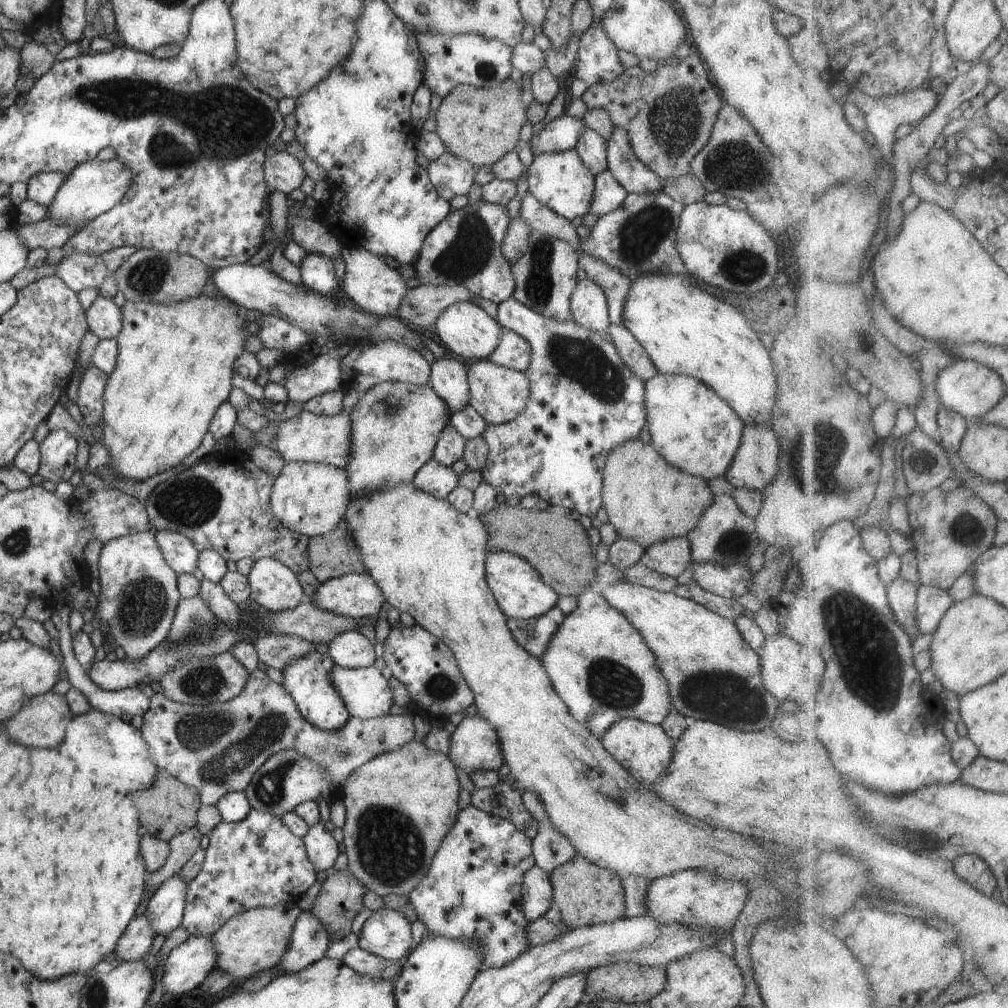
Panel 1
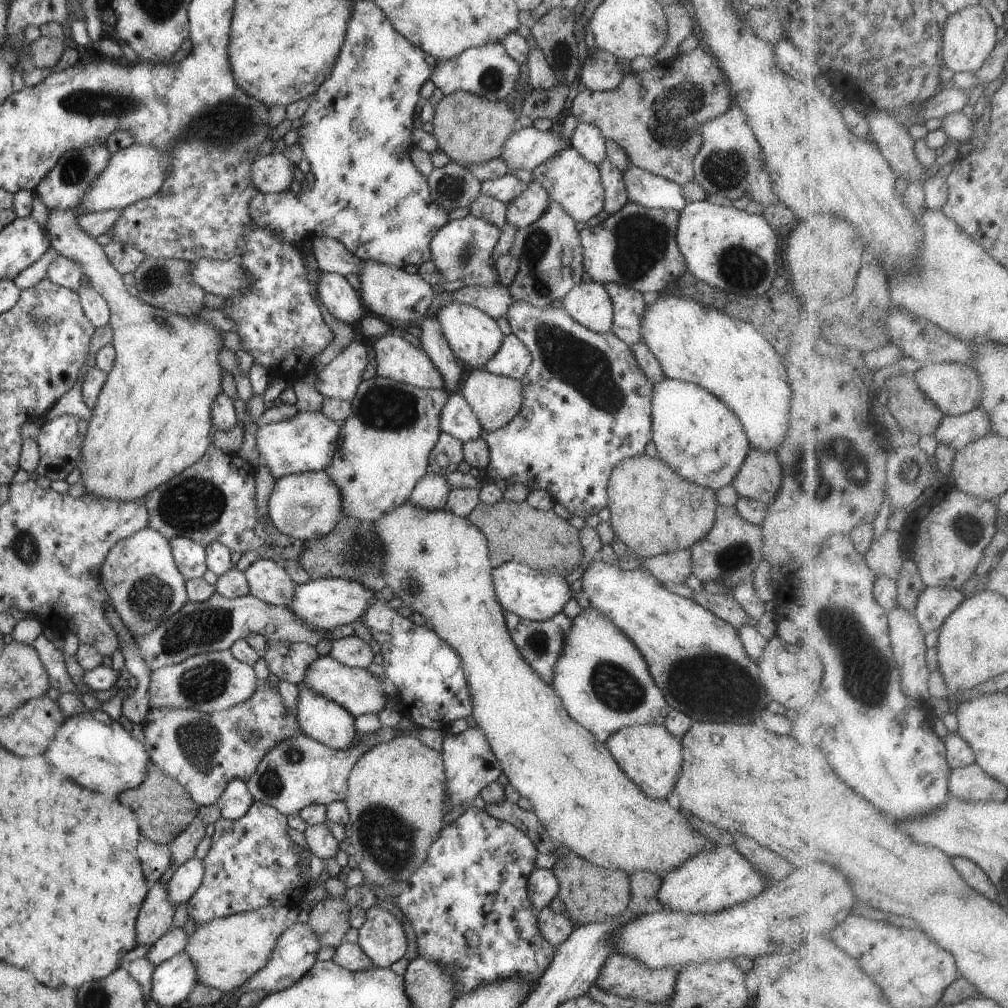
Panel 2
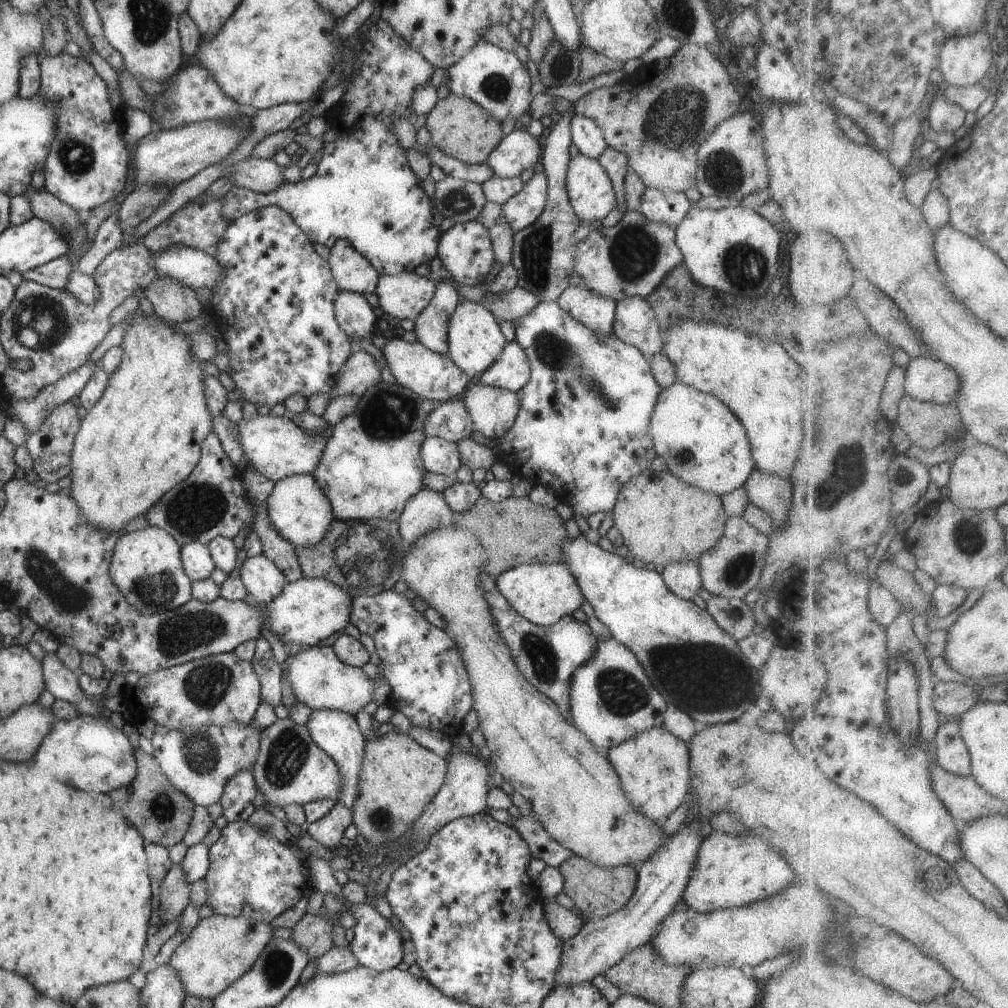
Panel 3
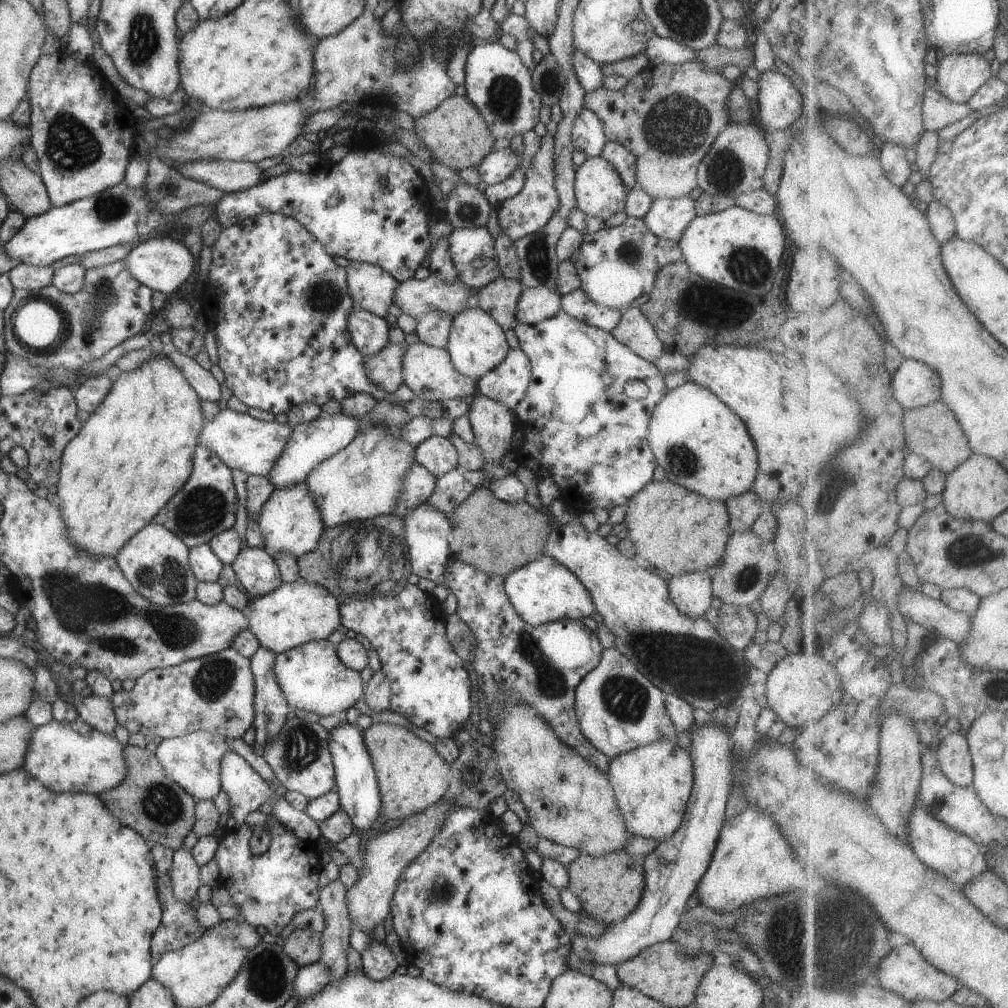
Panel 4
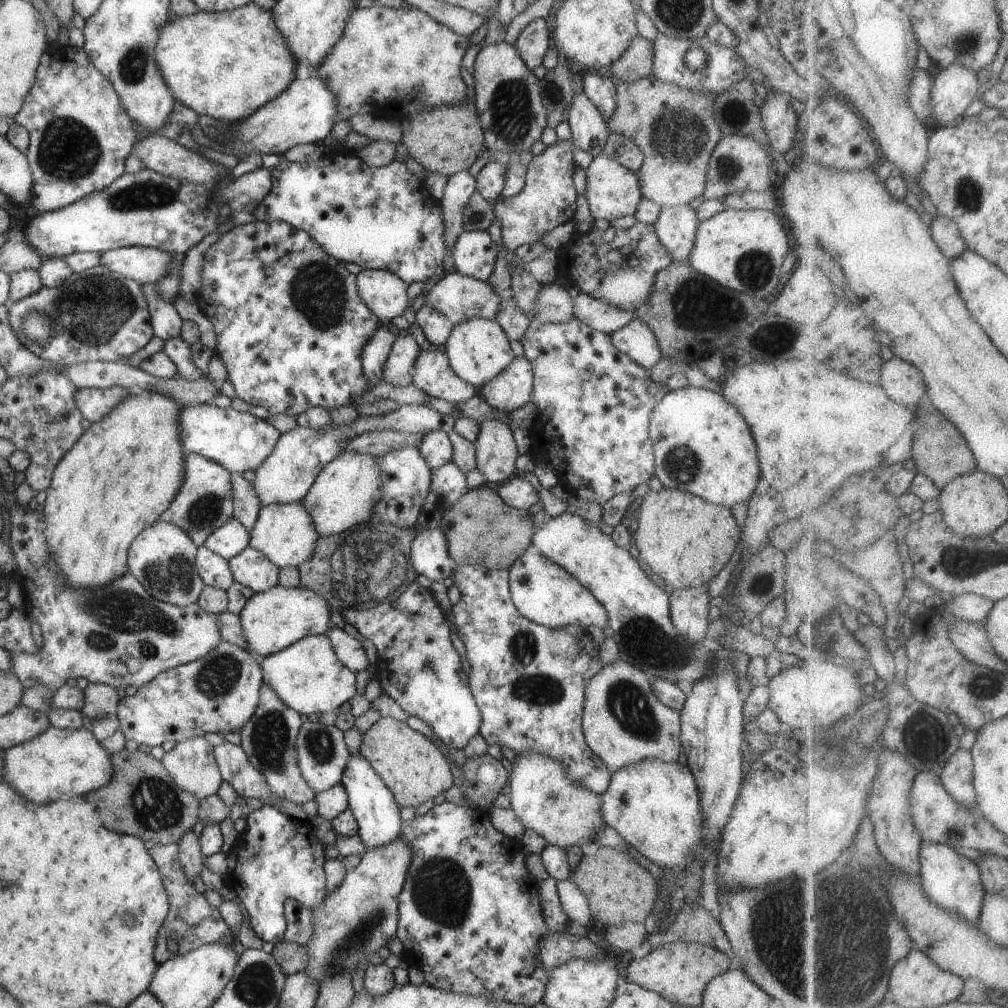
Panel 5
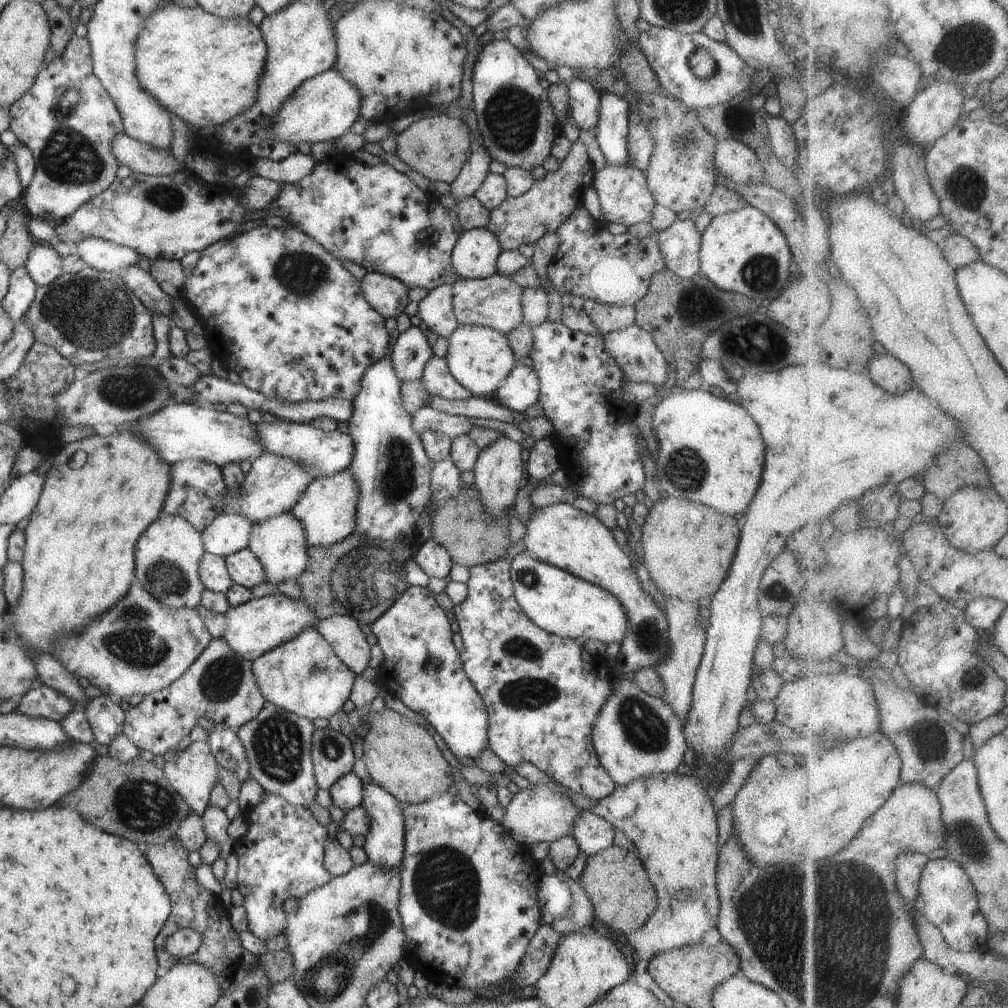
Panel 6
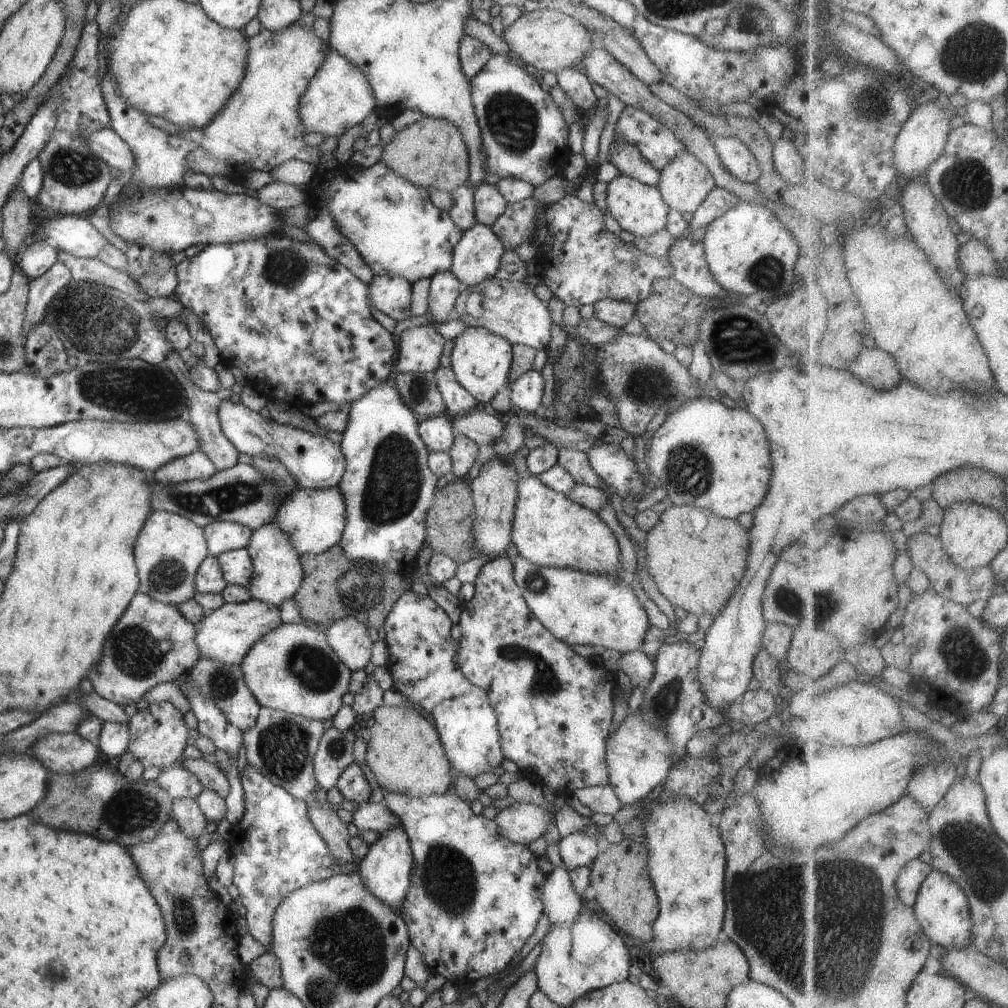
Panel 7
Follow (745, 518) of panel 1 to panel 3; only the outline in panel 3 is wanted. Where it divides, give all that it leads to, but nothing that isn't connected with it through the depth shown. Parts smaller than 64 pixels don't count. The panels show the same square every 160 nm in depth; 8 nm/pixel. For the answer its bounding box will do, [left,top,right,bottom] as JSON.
[698,517,769,599]

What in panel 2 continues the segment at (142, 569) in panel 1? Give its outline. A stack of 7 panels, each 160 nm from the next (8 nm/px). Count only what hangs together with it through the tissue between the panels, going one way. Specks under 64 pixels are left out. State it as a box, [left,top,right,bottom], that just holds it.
[100,527,189,637]

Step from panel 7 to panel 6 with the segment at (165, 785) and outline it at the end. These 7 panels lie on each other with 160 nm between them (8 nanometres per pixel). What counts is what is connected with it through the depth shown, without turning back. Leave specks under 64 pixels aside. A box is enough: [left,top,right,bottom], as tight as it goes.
[162,741,219,818]

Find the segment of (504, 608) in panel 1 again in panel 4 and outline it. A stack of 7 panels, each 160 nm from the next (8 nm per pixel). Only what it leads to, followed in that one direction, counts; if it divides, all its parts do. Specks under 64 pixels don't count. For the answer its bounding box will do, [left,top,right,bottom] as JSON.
[503,554,595,627]

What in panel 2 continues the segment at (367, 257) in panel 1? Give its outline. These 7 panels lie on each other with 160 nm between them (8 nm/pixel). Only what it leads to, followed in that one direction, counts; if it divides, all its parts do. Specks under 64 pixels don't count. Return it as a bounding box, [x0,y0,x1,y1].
[357,261,436,324]

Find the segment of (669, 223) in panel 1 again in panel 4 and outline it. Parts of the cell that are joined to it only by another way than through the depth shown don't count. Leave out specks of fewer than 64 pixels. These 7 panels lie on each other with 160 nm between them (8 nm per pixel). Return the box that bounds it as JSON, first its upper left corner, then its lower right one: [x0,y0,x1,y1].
[569,217,682,311]

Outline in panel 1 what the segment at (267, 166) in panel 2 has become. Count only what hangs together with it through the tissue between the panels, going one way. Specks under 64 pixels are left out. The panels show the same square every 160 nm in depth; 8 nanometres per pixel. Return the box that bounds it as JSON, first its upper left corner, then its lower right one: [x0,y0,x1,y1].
[263,150,306,195]

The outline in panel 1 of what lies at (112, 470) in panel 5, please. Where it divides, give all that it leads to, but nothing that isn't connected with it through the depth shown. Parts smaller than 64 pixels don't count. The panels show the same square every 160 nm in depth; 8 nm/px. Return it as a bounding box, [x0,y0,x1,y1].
[100,295,249,481]

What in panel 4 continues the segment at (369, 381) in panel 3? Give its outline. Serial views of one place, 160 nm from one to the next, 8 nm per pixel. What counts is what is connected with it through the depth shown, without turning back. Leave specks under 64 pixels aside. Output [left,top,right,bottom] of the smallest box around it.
[363,343,406,394]

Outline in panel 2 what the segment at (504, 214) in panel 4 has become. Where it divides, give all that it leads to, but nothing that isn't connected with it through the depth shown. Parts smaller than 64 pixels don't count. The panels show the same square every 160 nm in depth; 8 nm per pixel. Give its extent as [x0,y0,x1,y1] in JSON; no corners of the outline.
[507,180,550,229]

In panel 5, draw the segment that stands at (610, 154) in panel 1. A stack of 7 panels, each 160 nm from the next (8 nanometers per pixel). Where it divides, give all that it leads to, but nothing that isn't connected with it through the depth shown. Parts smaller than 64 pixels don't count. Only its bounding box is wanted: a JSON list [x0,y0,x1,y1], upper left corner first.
[654,204,700,262]

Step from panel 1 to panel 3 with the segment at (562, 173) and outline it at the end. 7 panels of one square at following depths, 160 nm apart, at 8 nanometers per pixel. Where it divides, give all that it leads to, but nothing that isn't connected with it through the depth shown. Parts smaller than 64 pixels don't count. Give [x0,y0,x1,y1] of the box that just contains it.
[566,154,617,224]

